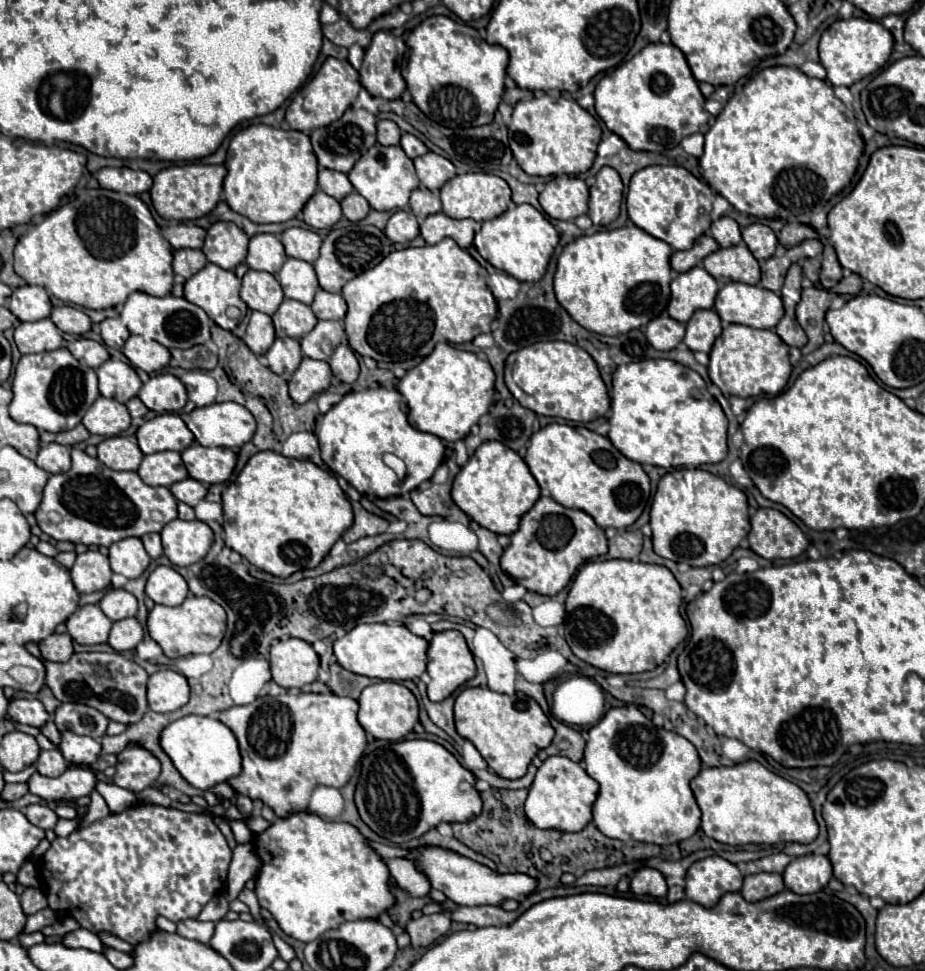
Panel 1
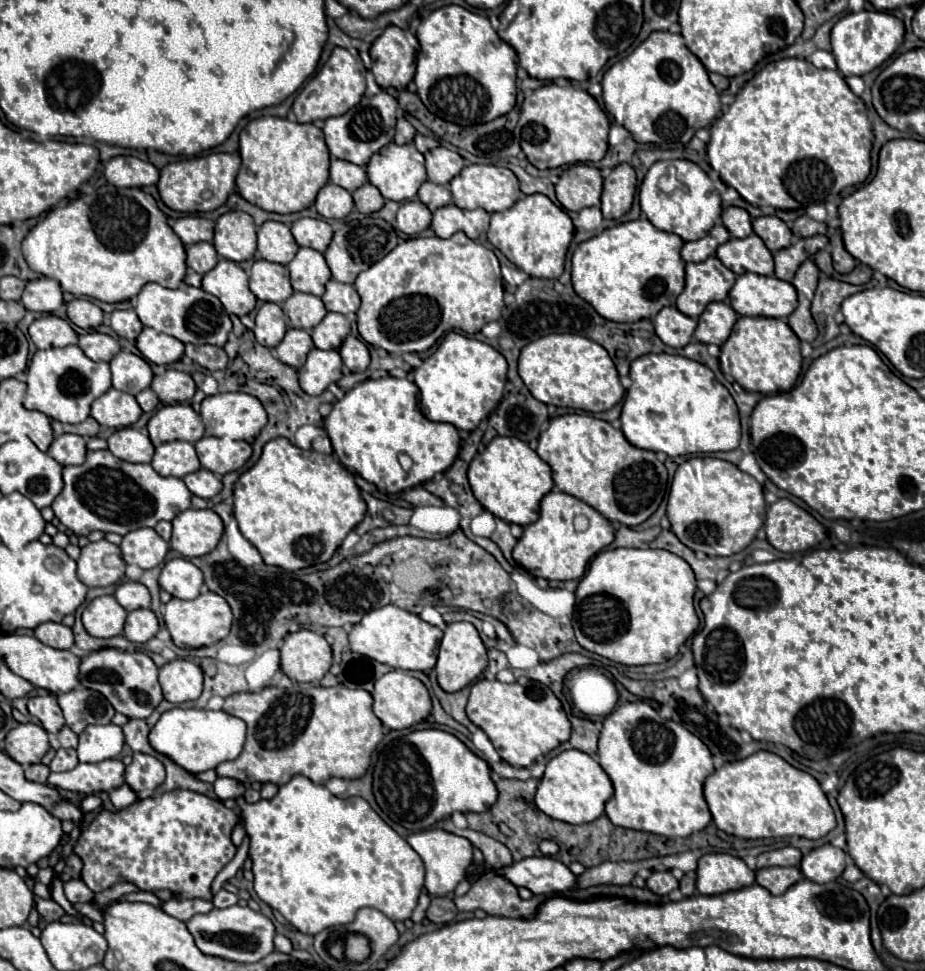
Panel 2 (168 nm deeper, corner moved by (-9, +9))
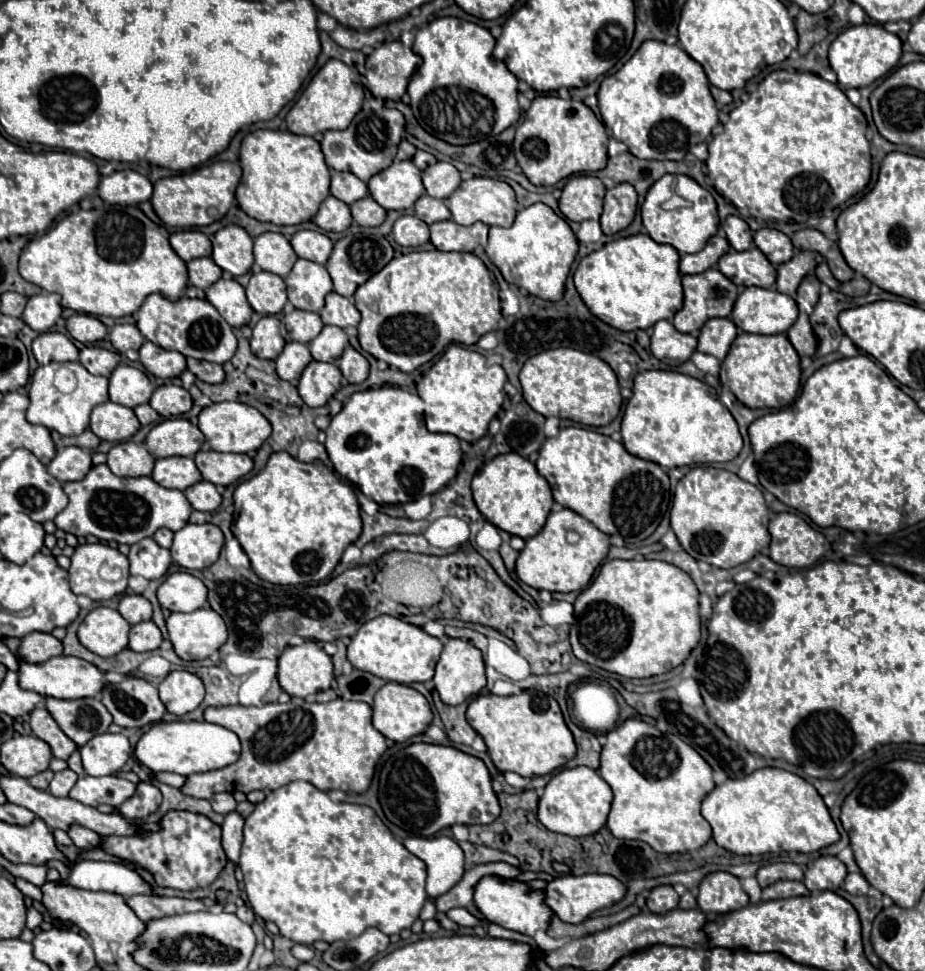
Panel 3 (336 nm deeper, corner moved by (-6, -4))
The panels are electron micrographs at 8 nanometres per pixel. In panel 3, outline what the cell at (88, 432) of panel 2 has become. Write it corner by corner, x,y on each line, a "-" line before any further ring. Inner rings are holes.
86,429
84,433
80,433
76,437
62,437
62,443
64,445
76,445
76,447
82,447
82,449
96,449
100,439
90,429

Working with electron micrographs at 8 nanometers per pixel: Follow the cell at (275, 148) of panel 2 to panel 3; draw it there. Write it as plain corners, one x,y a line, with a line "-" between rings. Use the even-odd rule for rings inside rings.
258,129
242,139
240,167
244,171
236,189
240,209
274,225
296,225
310,221
320,203
330,195
330,171
324,163
320,143
312,137
300,137
290,131

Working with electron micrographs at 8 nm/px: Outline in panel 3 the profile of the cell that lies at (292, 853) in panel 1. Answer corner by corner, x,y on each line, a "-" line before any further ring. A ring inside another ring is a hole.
294,781
294,783
286,785
286,787
268,791
266,799
256,805
256,809
254,809
254,813
250,817
246,817
244,843
242,843
242,855
240,855
240,869
244,873
246,895
248,895
252,911
258,917
262,917
264,921
276,923
284,937
292,939
294,943
302,943
302,945
312,945
314,941
334,943
334,941
340,941
340,939
354,939
366,927
378,927
386,935
400,933
402,929
410,929
410,925
418,919
420,909
422,909
422,905
426,901
426,891
424,891
426,865
418,857
408,853
408,849
390,833
390,829
380,821
380,817
370,807
364,807
364,805
334,803
334,801
330,801
330,797
324,791
316,789
314,785
310,785
306,781

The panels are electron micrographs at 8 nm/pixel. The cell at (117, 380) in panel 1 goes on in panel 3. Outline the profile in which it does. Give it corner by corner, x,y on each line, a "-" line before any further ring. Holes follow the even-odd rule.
118,365
110,375
110,401
134,409
148,403
154,387
144,371
130,365

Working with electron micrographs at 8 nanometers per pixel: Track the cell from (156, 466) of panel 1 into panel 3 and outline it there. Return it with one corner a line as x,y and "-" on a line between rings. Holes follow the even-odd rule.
166,457
166,459
156,459
152,479
162,487
184,491
186,487
198,483
202,475
194,465
192,457

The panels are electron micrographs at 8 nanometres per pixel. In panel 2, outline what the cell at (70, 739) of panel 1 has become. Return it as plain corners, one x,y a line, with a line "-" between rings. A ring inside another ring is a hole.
105,724
105,726
87,726
85,732
79,734
79,762
103,762
121,754
125,744
125,736
121,726

